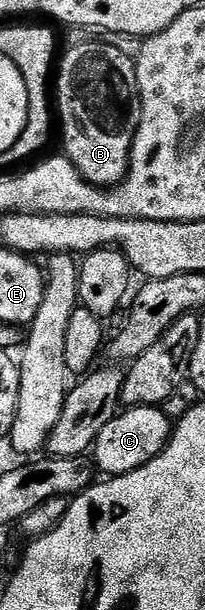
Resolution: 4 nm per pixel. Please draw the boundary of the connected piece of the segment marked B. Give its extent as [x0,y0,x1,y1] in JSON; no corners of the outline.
[55,40,141,186]

